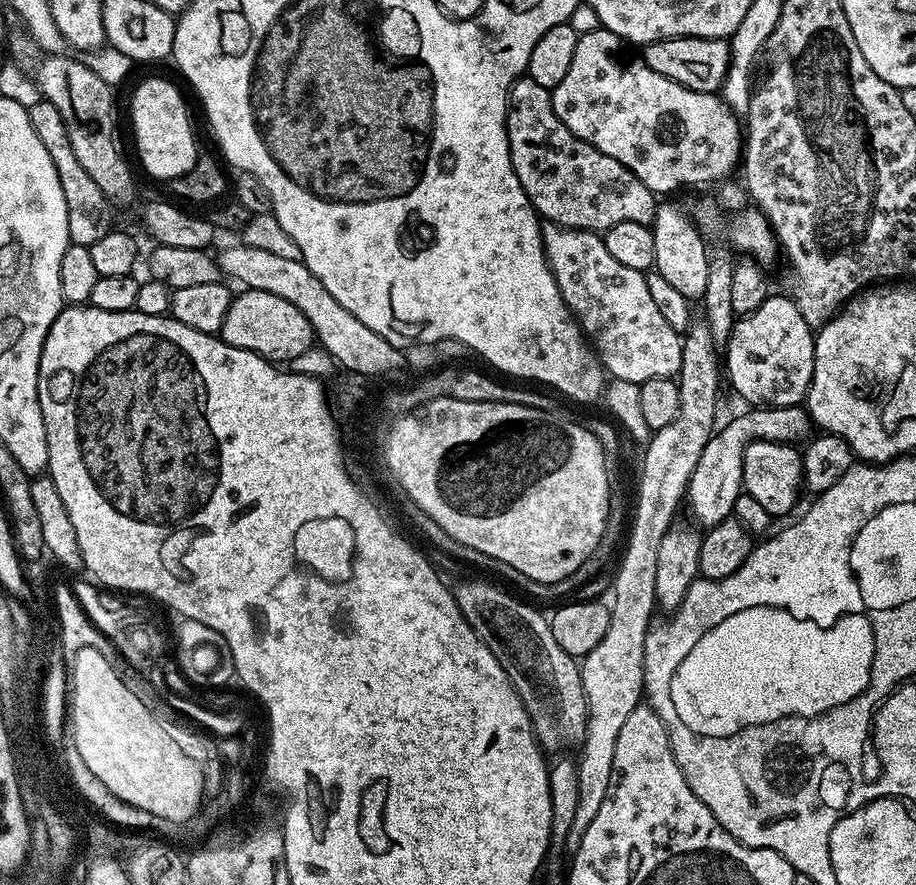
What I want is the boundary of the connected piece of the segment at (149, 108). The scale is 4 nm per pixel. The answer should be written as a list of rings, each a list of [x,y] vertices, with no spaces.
[[[152,76],[144,80],[132,92],[132,132],[136,135],[136,152],[140,155],[140,164],[156,180],[169,182],[190,170],[198,155],[196,136],[192,133],[192,120],[188,117],[188,108],[184,105],[184,96],[168,80]]]

